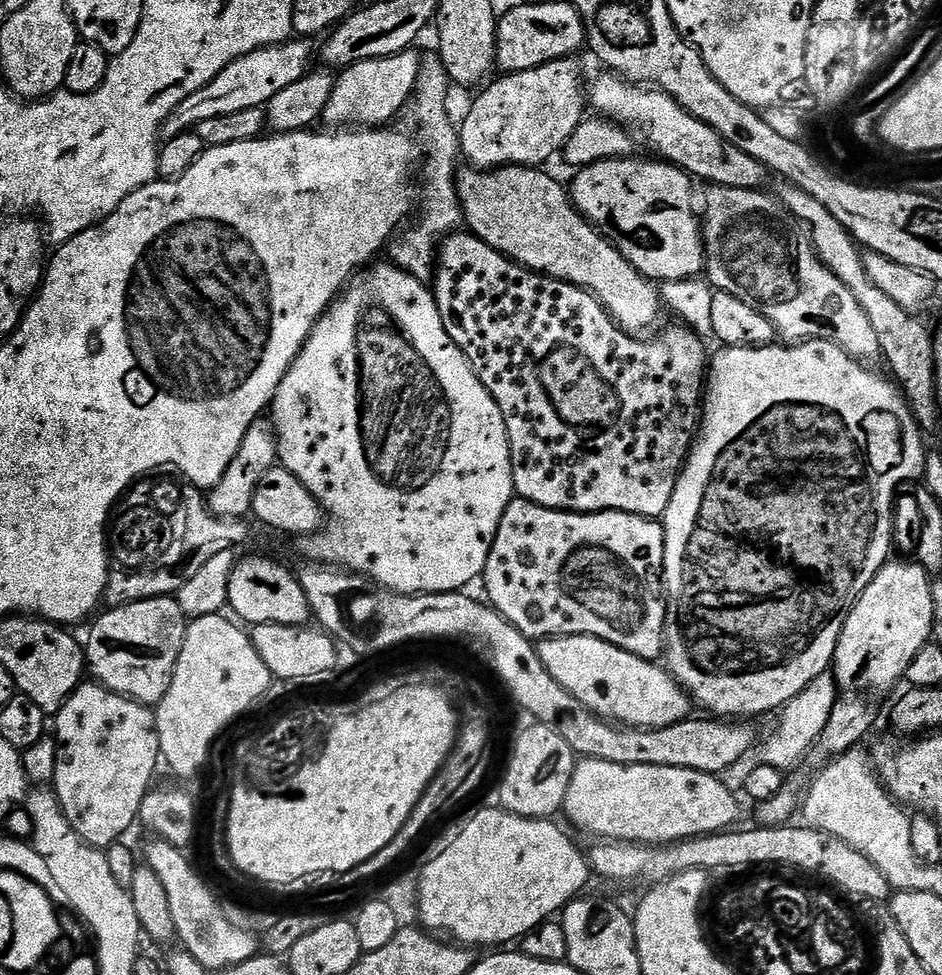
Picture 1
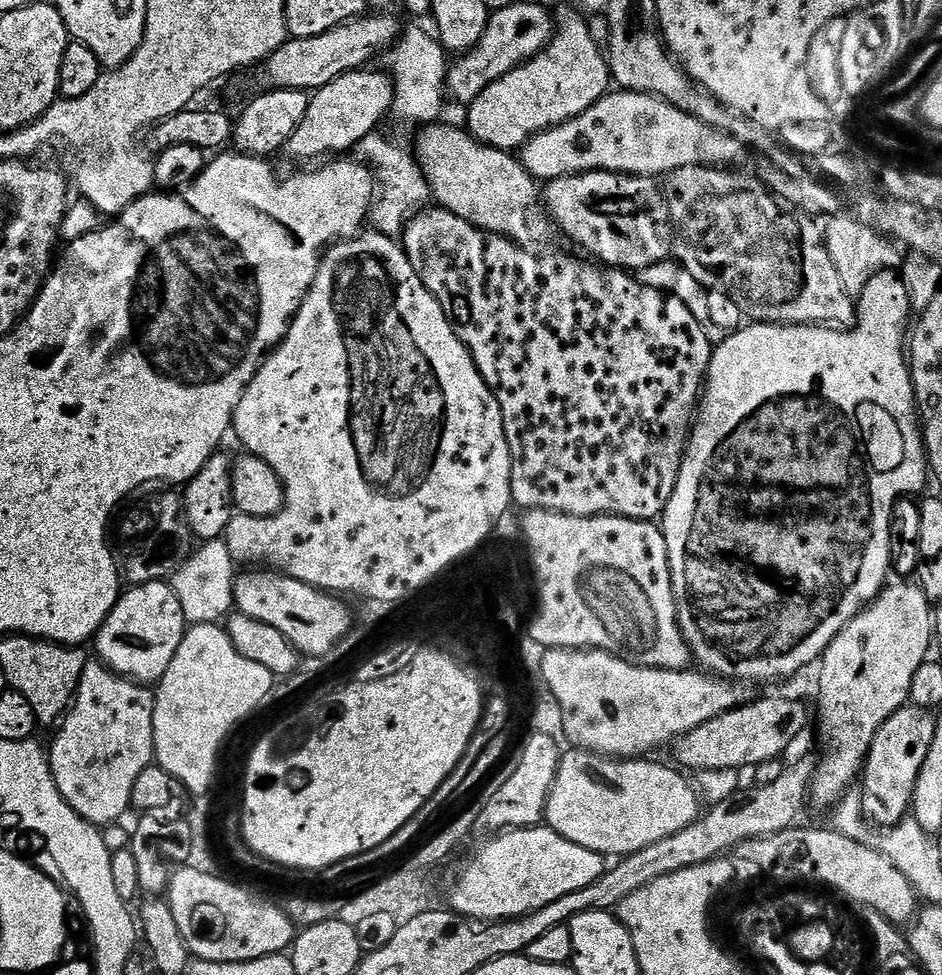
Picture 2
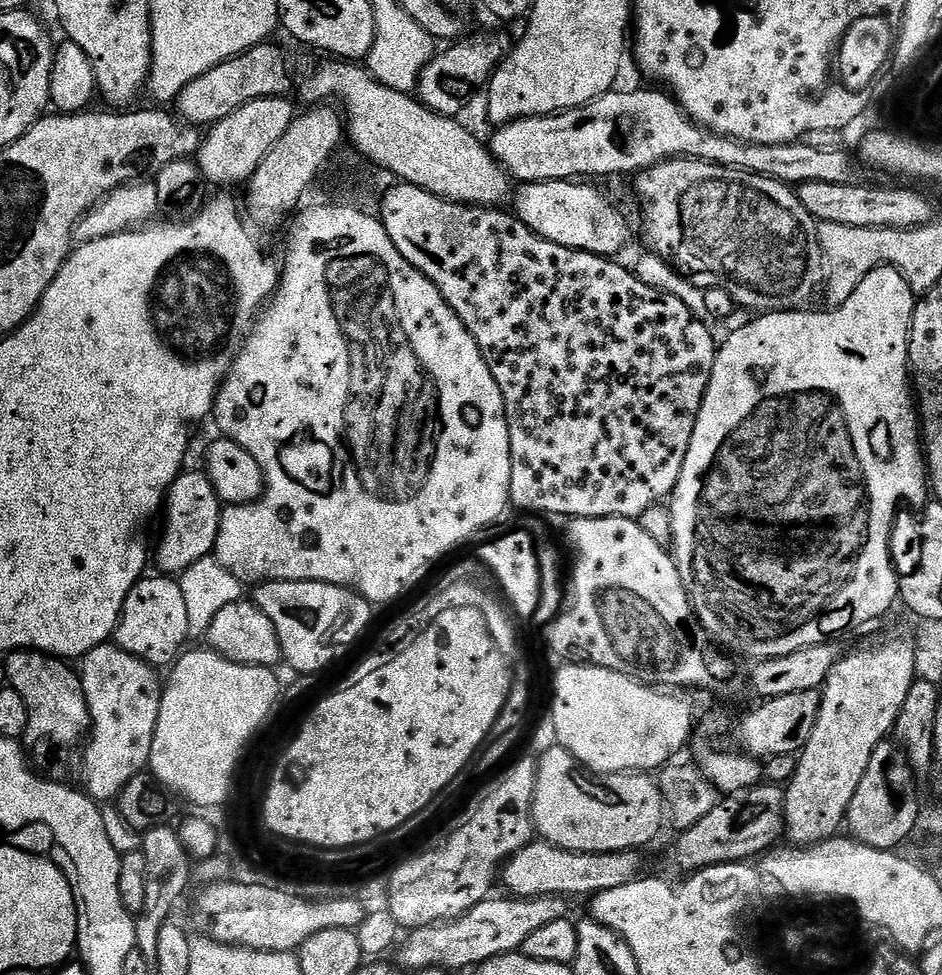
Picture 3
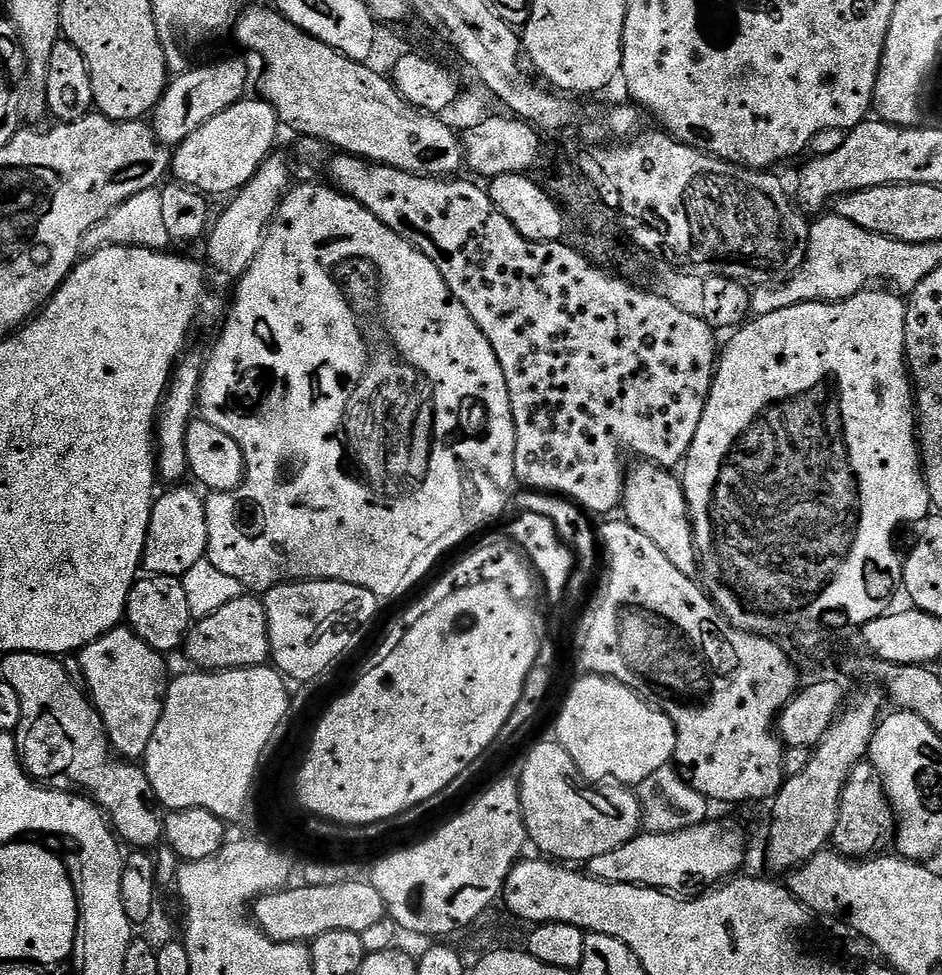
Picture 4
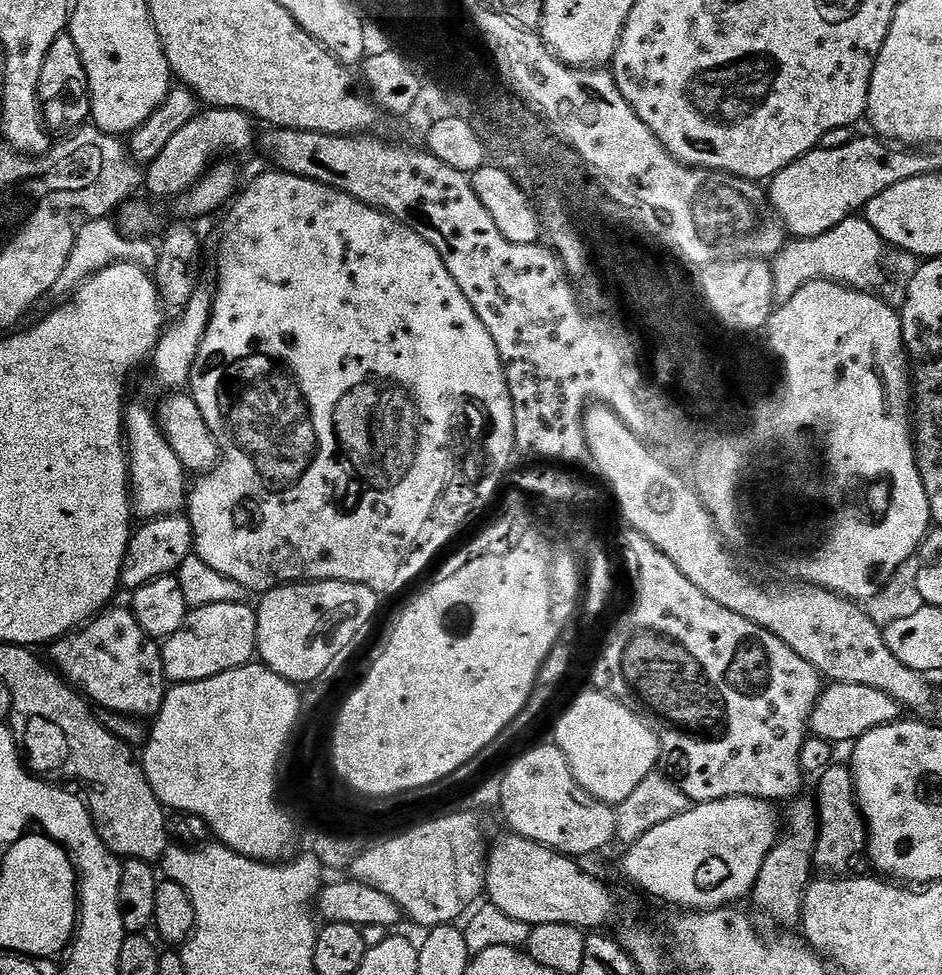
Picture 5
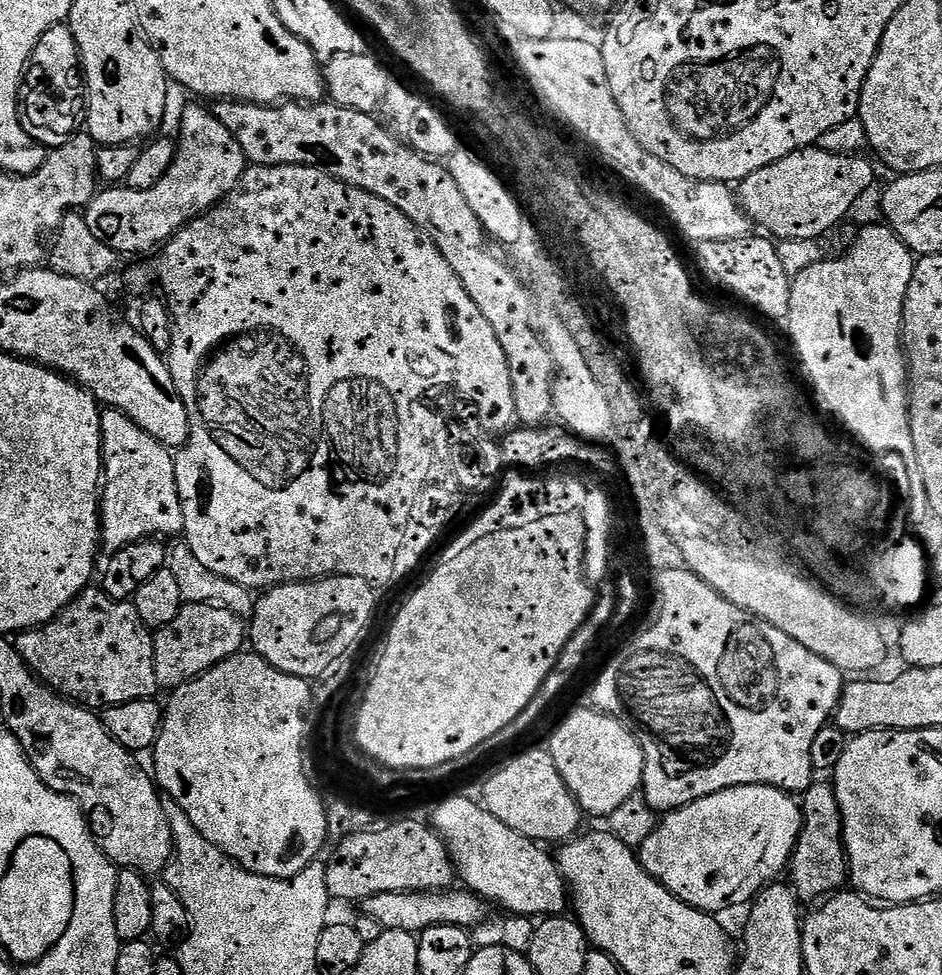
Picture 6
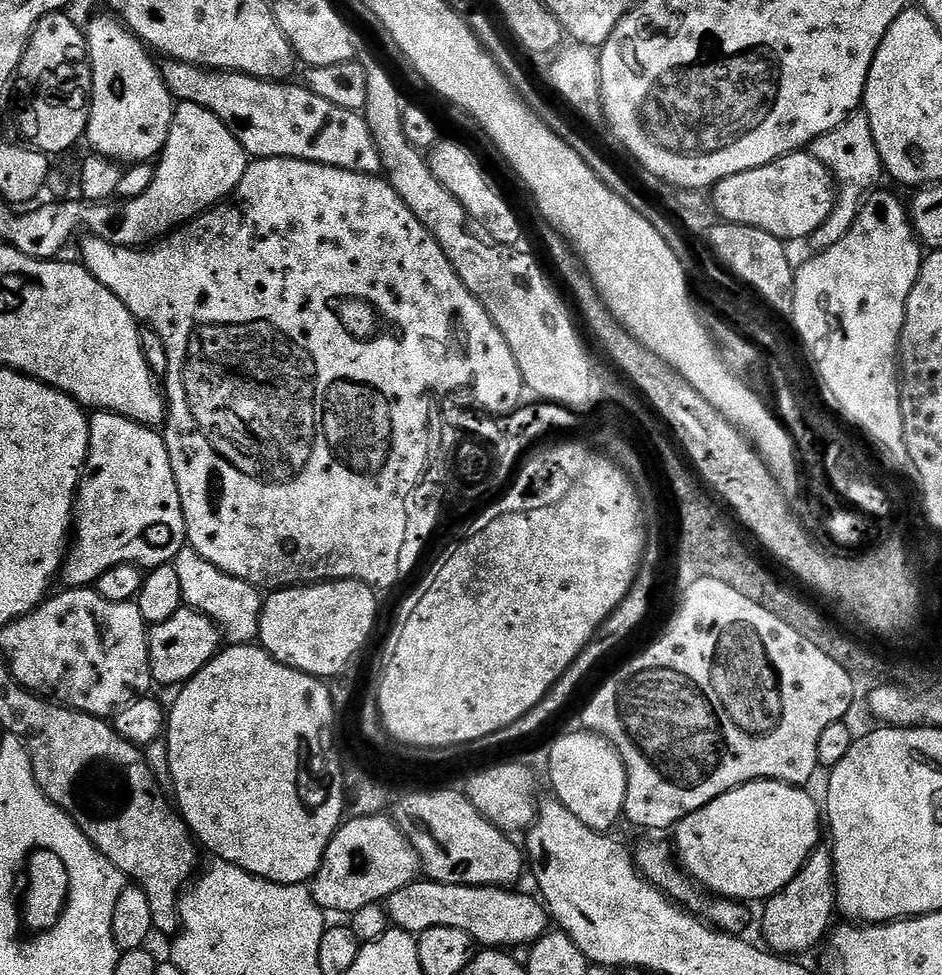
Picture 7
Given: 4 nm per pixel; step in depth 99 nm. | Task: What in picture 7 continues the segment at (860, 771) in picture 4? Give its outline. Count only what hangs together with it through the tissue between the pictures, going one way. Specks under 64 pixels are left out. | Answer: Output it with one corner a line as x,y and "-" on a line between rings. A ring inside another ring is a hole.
817,846
806,858
802,870
790,878
788,885
778,894
774,894
763,905
764,921
760,928
765,947
776,955
799,956
798,954
817,946
825,939
833,927
838,909
836,906
836,879
831,851
827,847

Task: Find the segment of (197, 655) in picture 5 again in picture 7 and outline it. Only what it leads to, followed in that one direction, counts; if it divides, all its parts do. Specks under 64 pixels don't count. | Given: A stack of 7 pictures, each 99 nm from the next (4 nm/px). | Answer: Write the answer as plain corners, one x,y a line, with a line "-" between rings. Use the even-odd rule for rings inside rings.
187,606
178,610
166,622
151,625
148,630
150,670
153,681
159,684
183,686
198,670
202,670
222,648
220,625
206,614

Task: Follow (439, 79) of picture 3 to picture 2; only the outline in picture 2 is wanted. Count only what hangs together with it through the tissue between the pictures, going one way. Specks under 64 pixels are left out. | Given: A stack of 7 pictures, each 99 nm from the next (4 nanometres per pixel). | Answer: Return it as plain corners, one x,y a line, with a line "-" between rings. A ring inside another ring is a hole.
514,2
502,10
492,12
479,42
469,52
457,55
451,61
446,81
447,95
451,99
453,96
461,106
471,104
478,94
482,94
482,90
486,90
486,86
498,82
498,78
510,74
510,70
519,64
536,57
552,41
553,31
553,13
548,13
540,4

